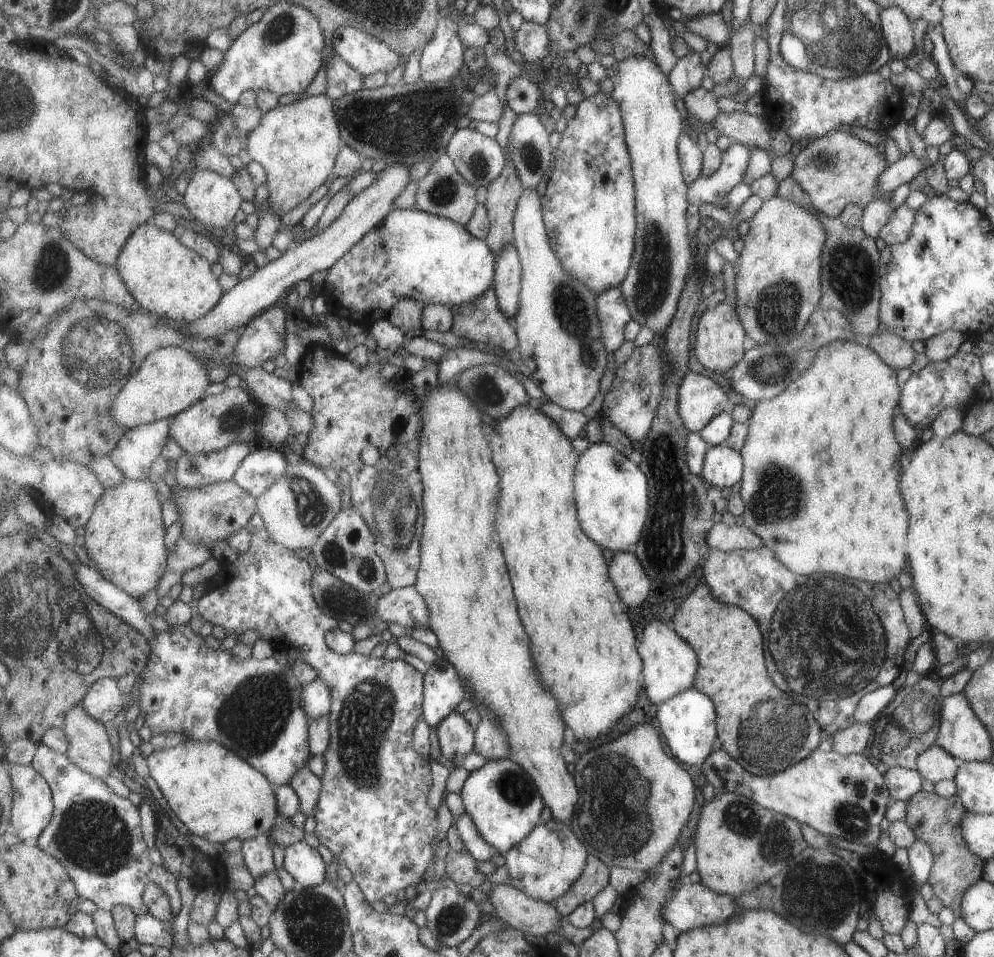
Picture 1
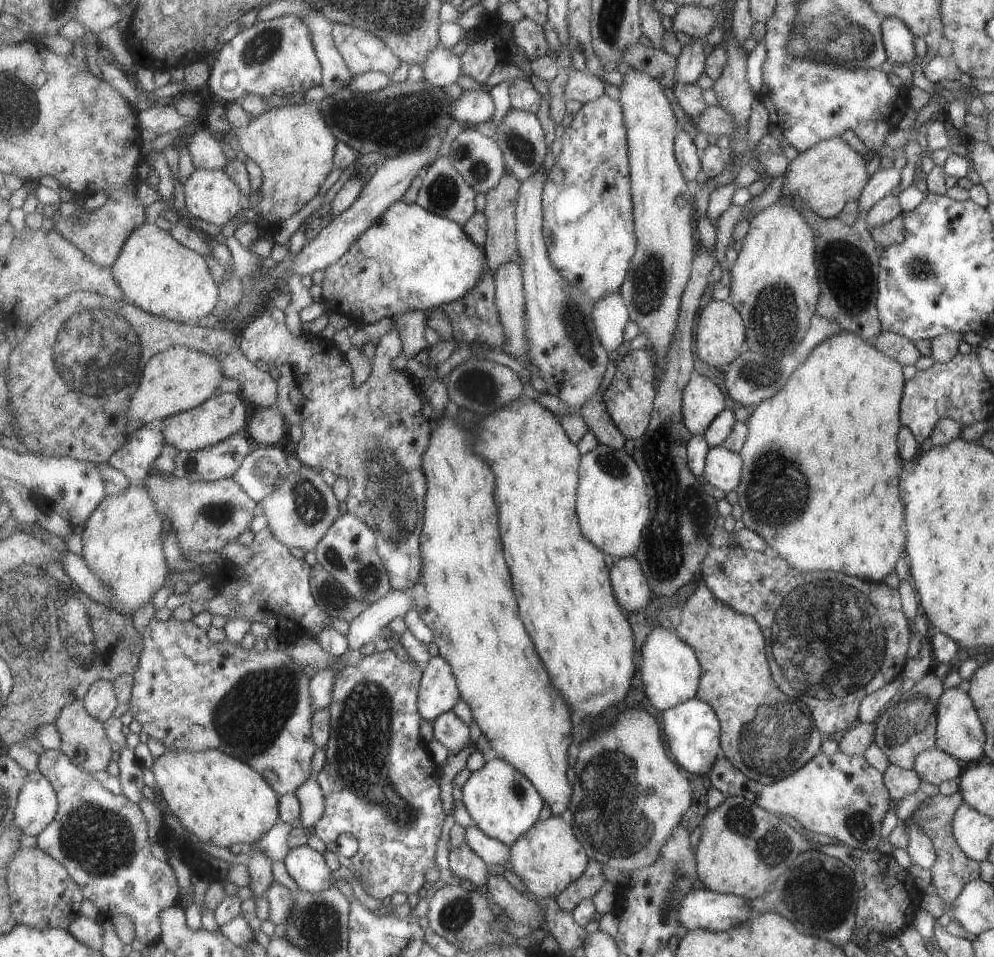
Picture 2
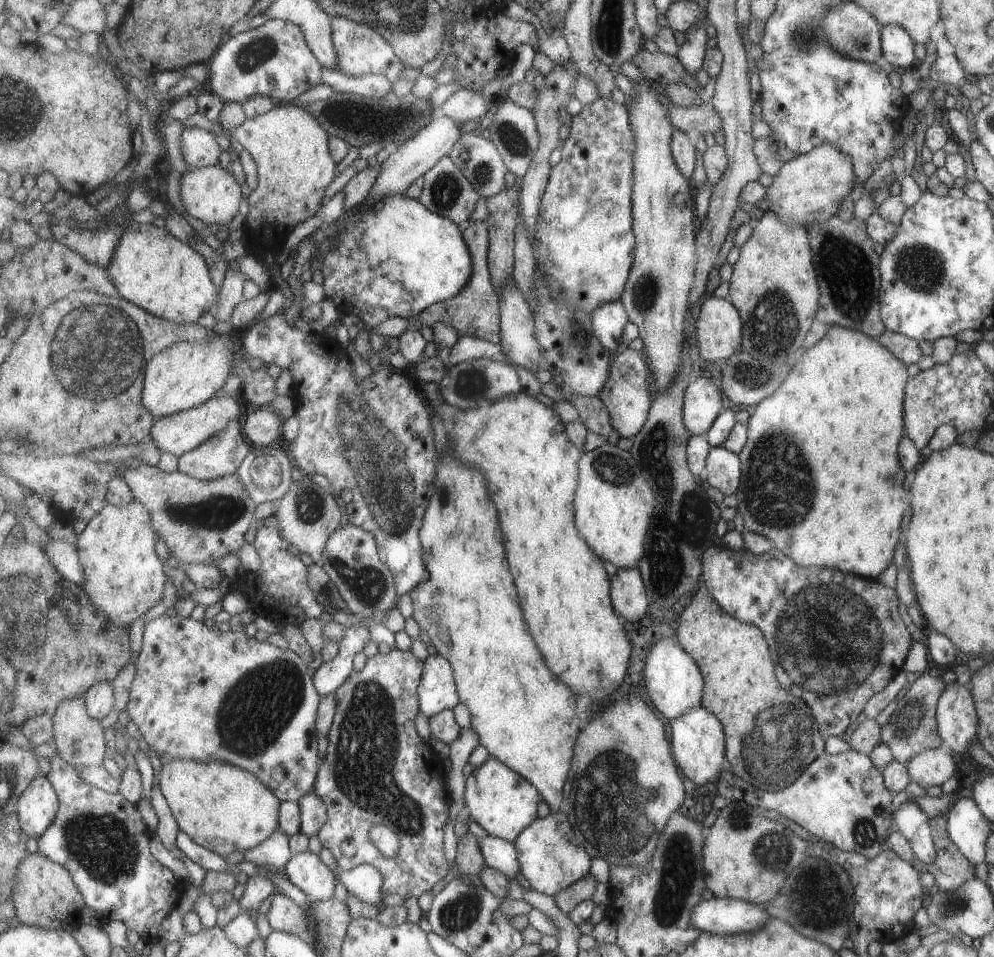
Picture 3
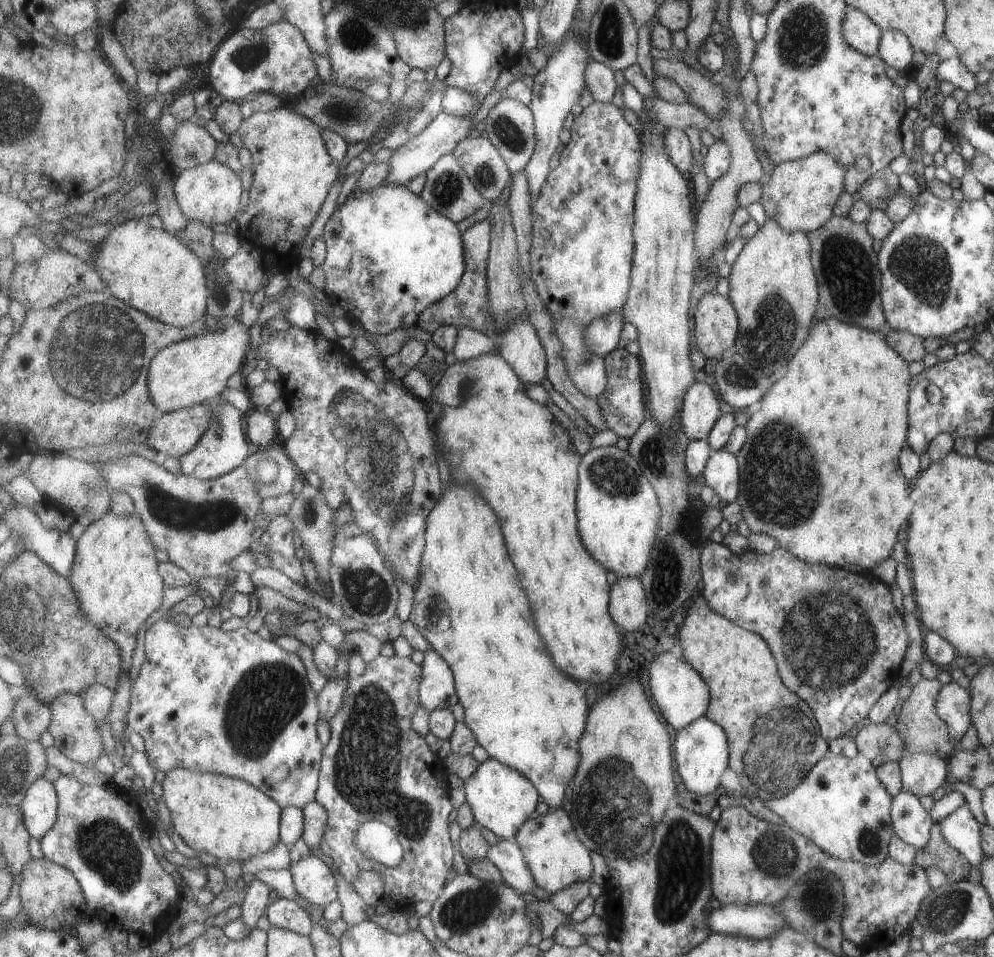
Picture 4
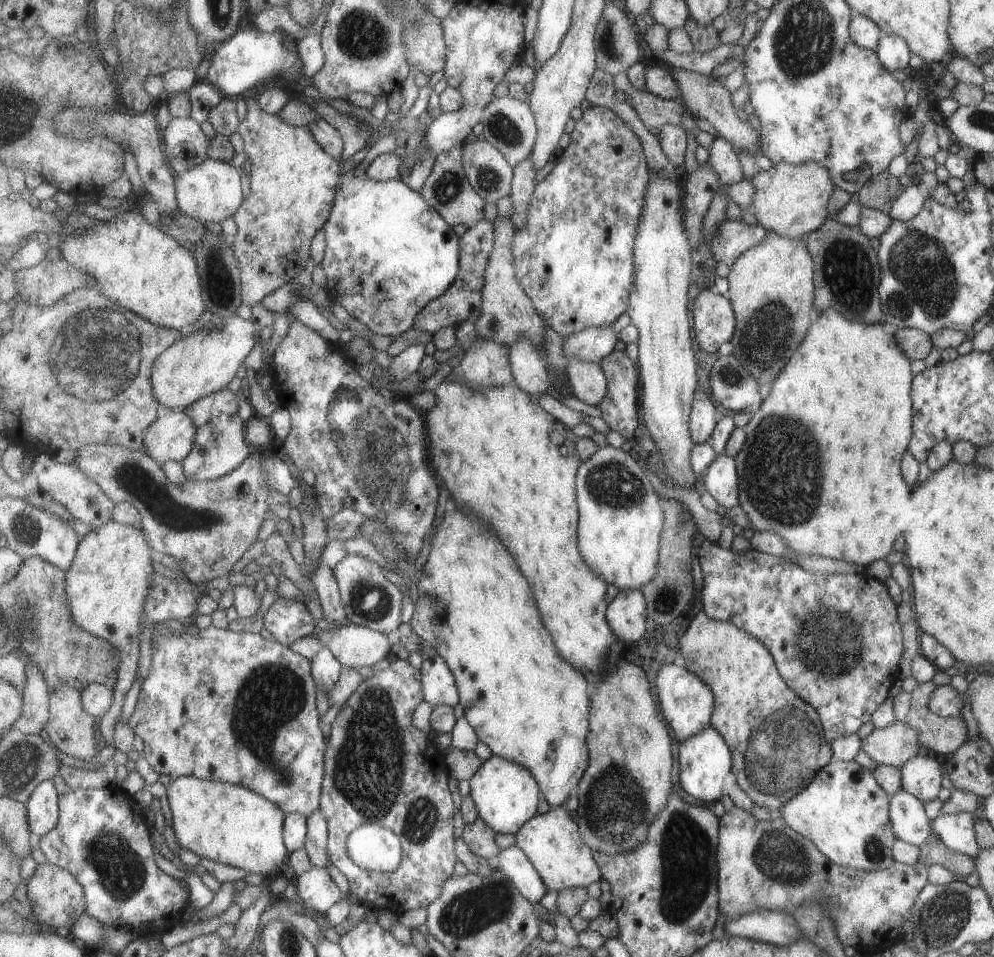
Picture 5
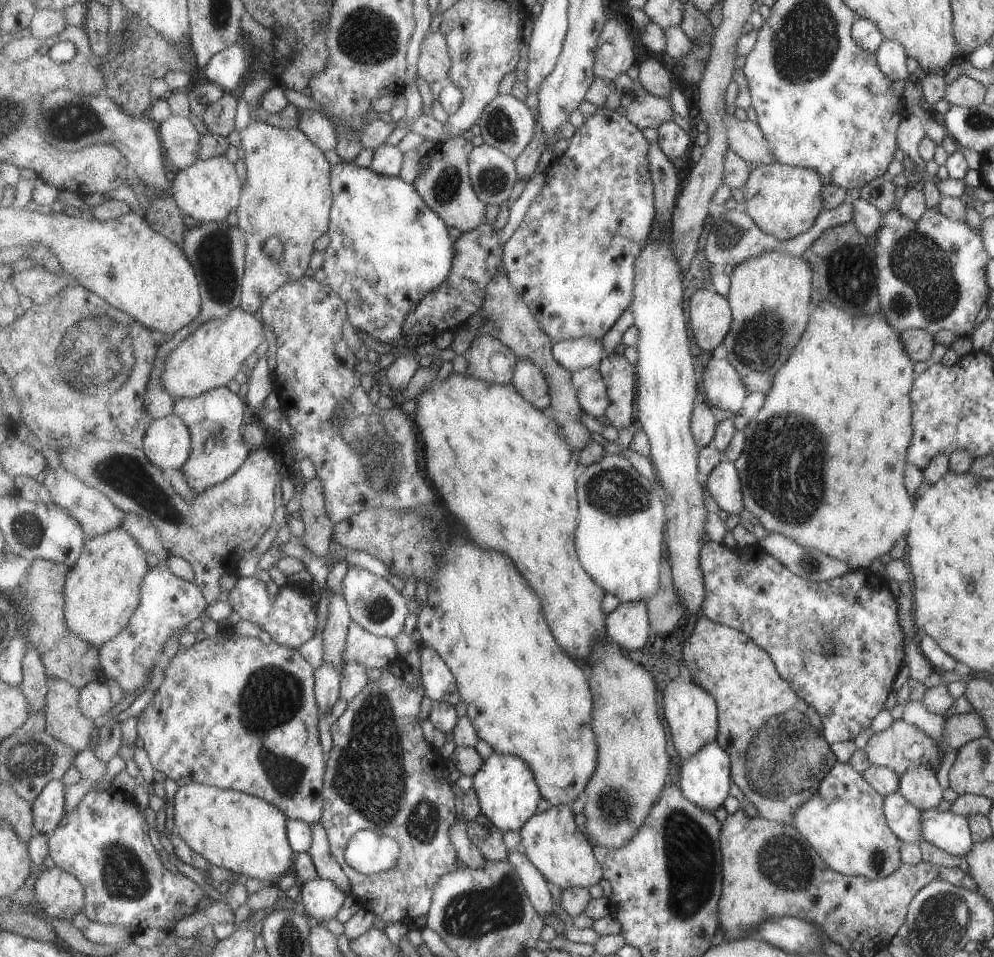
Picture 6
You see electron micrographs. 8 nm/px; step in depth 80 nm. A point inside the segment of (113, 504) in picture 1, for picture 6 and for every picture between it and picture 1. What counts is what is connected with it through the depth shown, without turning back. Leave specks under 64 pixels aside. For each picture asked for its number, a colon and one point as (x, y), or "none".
2: (122, 542)
3: (124, 578)
4: (115, 573)
5: (110, 579)
6: (103, 589)

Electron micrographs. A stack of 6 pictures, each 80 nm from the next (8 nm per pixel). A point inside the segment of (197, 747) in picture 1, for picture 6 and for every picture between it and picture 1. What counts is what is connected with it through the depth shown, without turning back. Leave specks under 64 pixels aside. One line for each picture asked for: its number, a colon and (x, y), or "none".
2: (221, 800)
3: (224, 808)
4: (227, 817)
5: (230, 824)
6: (245, 834)

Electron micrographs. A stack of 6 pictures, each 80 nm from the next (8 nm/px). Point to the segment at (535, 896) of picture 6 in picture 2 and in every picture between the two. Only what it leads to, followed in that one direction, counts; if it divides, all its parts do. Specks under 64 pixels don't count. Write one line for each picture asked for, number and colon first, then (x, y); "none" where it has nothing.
2: (493, 851)
3: (503, 855)
4: (508, 856)
5: (514, 862)

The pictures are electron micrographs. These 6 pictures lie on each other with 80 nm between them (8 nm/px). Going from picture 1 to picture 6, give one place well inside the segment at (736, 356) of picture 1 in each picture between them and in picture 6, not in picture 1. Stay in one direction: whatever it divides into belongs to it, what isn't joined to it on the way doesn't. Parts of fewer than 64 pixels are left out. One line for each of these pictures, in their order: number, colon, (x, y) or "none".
2: (719, 334)
3: (718, 335)
4: (717, 323)
5: (715, 321)
6: (711, 317)

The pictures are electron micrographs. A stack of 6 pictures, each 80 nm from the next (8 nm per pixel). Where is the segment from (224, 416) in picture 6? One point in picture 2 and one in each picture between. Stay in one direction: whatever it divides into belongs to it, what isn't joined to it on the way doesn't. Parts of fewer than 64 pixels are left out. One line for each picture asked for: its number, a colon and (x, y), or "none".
2: (222, 460)
3: (221, 455)
4: (225, 446)
5: (221, 447)

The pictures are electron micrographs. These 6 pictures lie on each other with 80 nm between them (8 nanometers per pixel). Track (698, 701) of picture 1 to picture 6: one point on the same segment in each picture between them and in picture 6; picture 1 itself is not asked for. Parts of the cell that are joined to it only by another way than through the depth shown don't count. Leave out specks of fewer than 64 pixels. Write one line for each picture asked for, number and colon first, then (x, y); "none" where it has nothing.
2: (693, 729)
3: (699, 741)
4: (702, 749)
5: (705, 761)
6: (706, 777)

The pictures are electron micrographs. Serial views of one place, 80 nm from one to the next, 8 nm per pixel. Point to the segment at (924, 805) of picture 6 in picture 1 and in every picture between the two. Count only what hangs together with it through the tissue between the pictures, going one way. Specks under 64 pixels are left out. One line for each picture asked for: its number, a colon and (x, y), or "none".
1: (934, 764)
2: (934, 766)
3: (932, 767)
4: (921, 773)
5: (920, 777)

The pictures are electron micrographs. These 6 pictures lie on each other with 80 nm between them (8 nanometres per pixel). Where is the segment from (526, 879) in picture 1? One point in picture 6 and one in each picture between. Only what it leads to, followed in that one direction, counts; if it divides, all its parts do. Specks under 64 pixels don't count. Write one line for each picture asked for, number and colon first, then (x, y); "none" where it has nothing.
2: (549, 857)
3: (551, 857)
4: (558, 858)
5: (552, 840)
6: (553, 842)

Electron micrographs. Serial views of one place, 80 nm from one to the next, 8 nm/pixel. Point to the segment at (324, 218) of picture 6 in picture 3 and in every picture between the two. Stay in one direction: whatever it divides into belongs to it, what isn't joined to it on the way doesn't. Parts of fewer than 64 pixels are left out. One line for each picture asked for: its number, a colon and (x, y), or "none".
3: (291, 147)
4: (293, 169)
5: (294, 180)

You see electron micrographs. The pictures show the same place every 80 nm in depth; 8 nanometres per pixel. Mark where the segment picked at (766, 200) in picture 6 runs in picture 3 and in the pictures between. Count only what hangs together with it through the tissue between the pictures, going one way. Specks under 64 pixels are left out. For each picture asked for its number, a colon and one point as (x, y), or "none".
3: (809, 187)
4: (800, 195)
5: (790, 200)

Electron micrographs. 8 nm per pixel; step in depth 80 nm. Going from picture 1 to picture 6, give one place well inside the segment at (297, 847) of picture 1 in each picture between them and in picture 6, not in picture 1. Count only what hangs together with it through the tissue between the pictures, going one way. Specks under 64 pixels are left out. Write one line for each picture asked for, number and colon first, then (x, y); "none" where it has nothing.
2: (306, 866)
3: (306, 870)
4: (314, 880)
5: (316, 888)
6: (320, 898)

